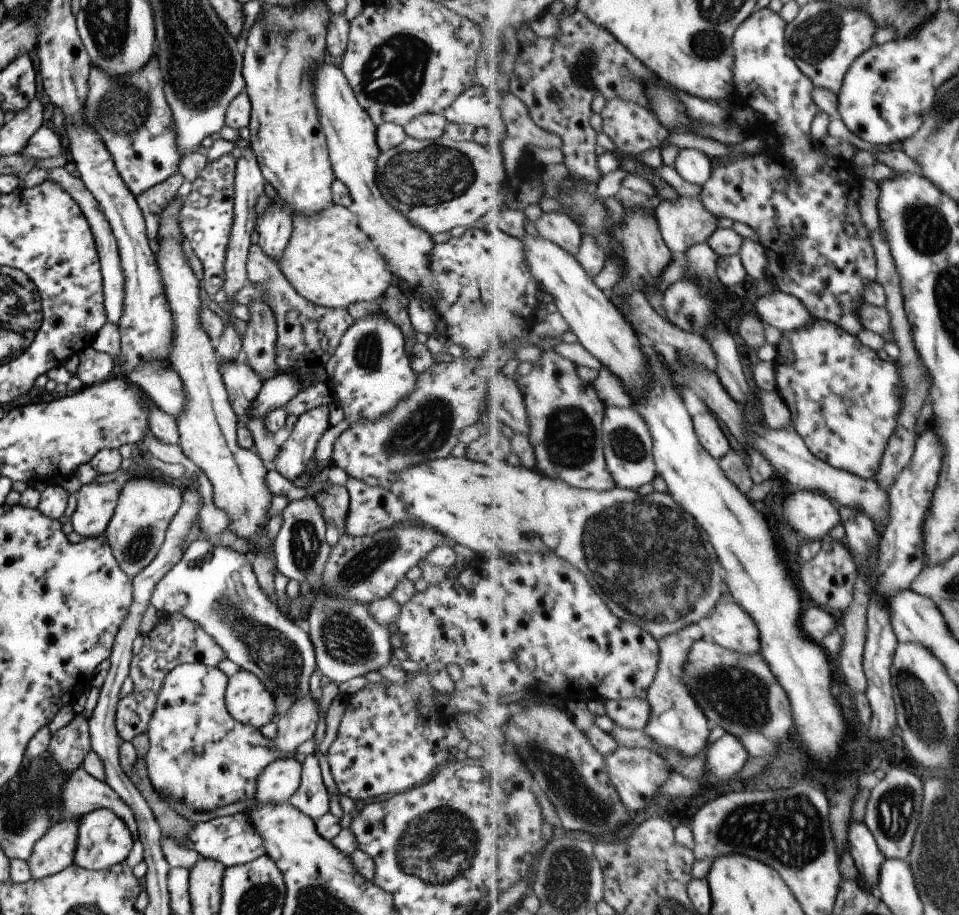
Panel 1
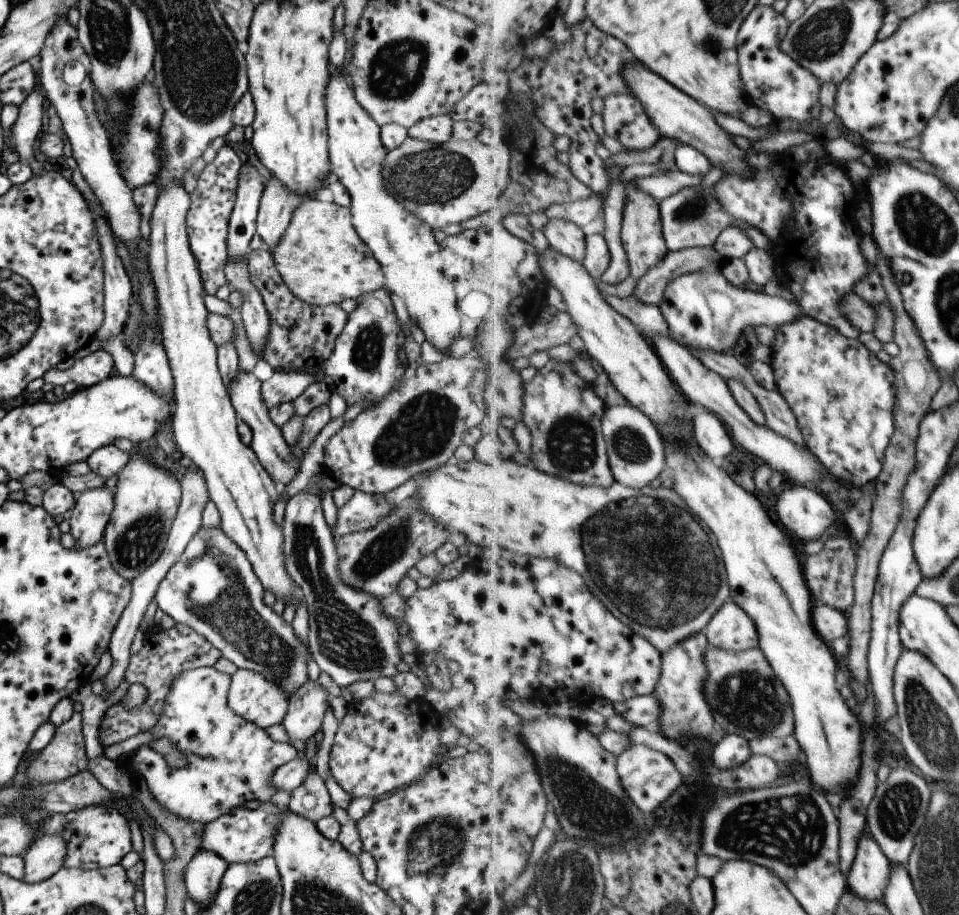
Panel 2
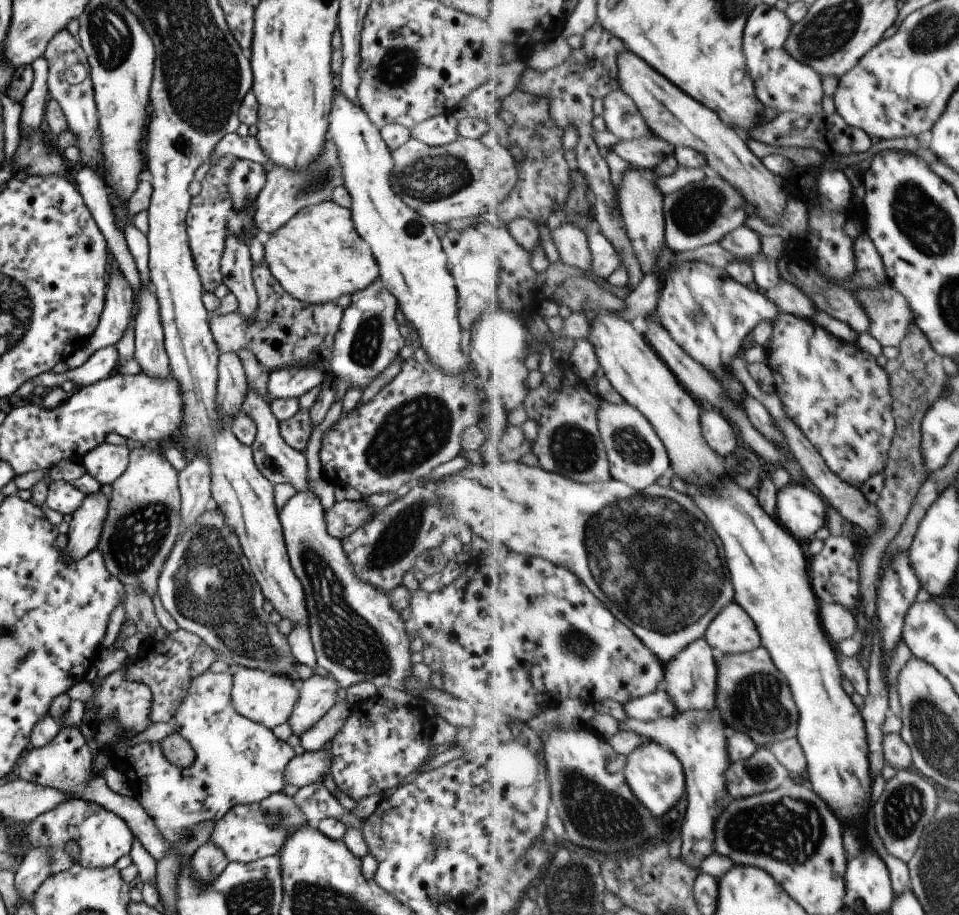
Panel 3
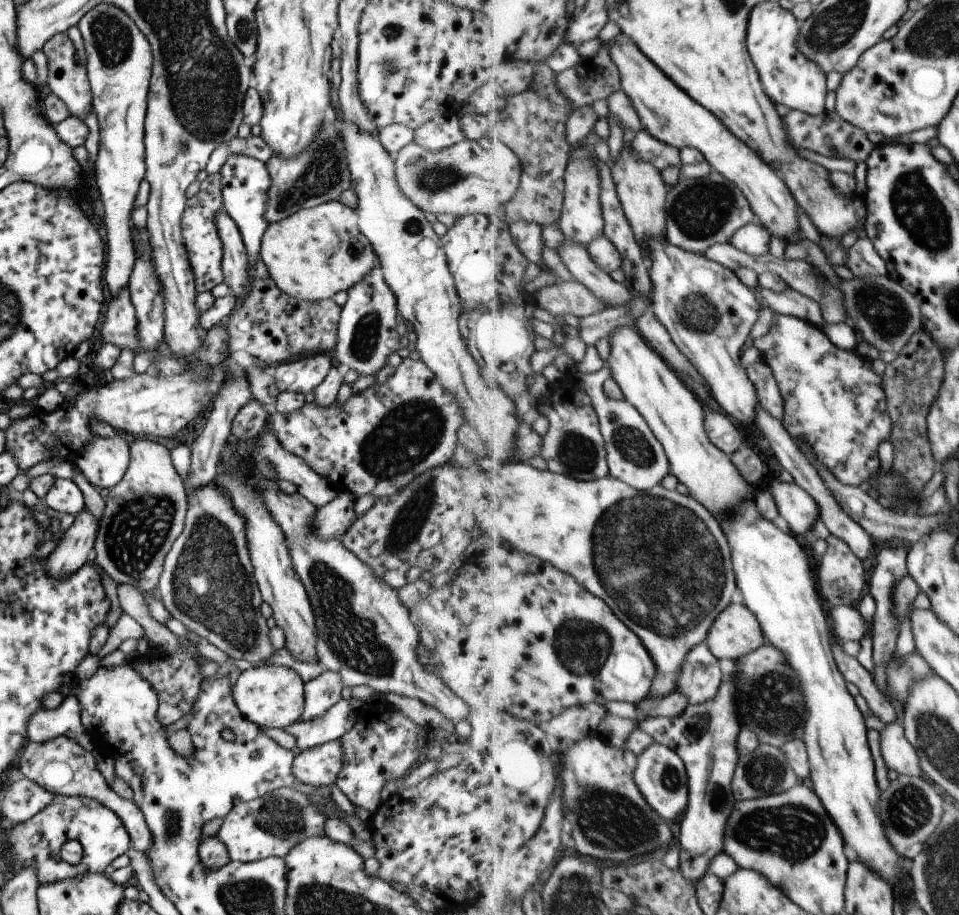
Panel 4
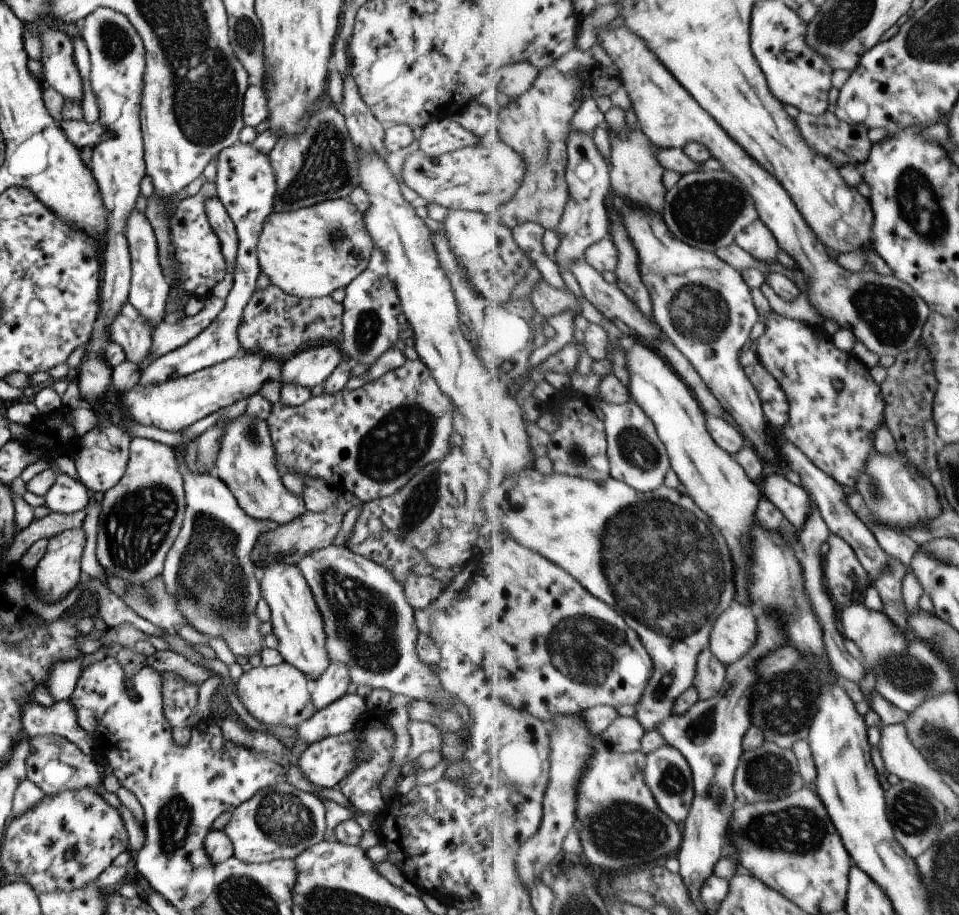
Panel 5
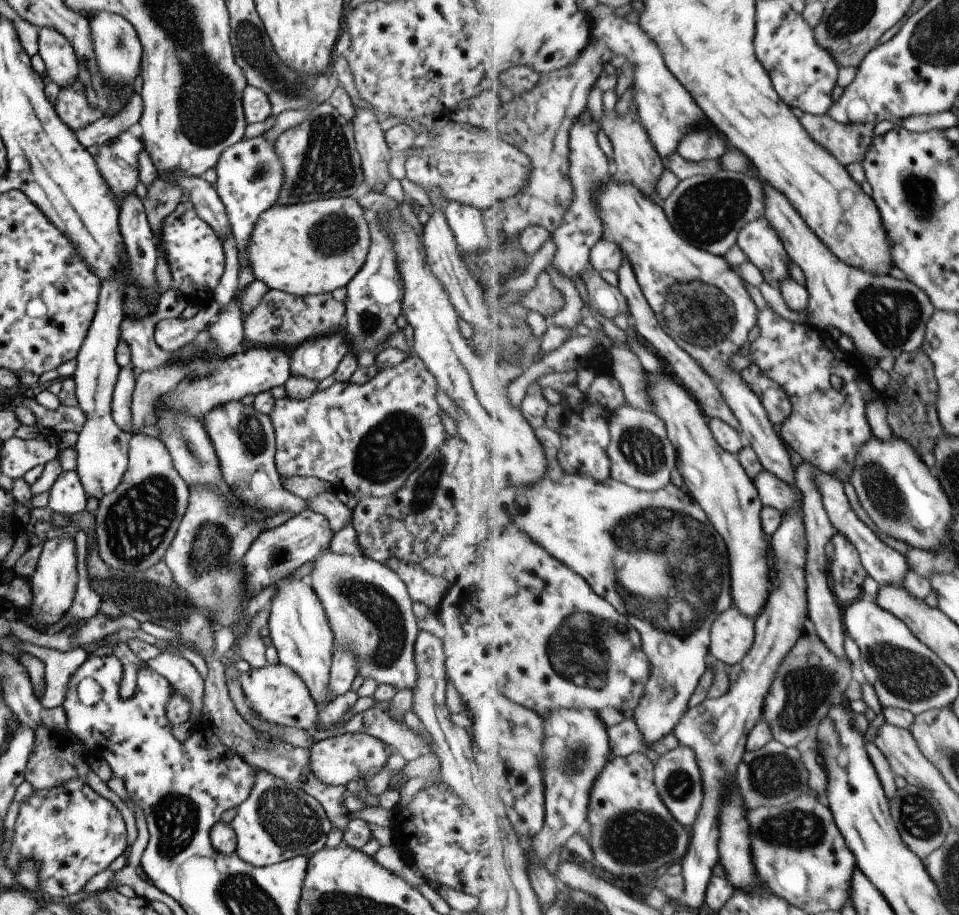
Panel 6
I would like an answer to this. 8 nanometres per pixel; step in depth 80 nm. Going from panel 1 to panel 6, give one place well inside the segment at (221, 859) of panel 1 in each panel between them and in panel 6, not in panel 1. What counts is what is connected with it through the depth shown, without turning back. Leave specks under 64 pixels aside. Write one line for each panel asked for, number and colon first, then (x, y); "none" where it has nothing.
2: (242, 835)
3: (246, 833)
4: (269, 826)
5: (278, 822)
6: (277, 821)

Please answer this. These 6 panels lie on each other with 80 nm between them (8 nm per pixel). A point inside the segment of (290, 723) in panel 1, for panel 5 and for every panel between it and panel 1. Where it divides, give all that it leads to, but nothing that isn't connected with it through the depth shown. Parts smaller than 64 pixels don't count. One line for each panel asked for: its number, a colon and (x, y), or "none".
2: (305, 710)
3: (317, 694)
4: (320, 693)
5: (332, 683)

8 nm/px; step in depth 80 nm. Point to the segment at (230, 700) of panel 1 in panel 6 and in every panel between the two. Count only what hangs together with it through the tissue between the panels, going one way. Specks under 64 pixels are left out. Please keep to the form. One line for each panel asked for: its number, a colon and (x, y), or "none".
2: (249, 695)
3: (264, 698)
4: (270, 696)
5: (279, 695)
6: (275, 693)

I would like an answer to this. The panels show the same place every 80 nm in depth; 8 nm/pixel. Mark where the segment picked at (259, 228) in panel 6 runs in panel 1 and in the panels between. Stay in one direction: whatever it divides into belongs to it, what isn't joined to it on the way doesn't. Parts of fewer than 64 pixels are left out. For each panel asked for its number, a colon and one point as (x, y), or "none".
1: (327, 261)
2: (321, 260)
3: (317, 256)
4: (316, 252)
5: (308, 252)

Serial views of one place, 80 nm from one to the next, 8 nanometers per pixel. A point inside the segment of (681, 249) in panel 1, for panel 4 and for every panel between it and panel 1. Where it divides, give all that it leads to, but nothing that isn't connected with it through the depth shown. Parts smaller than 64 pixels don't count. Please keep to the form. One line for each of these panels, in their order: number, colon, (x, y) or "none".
2: (693, 218)
3: (703, 213)
4: (702, 212)

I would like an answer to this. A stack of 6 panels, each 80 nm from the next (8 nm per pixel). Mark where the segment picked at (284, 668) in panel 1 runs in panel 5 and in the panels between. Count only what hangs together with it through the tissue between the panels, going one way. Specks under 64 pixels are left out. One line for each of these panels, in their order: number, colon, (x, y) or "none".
2: (211, 589)
3: (205, 585)
4: (206, 583)
5: (207, 570)

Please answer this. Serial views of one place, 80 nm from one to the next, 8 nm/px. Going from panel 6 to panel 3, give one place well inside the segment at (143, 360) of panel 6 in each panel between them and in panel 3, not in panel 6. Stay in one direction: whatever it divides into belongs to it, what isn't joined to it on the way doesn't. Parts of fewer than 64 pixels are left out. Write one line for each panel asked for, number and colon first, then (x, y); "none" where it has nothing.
3: (114, 319)
4: (118, 327)
5: (132, 332)

